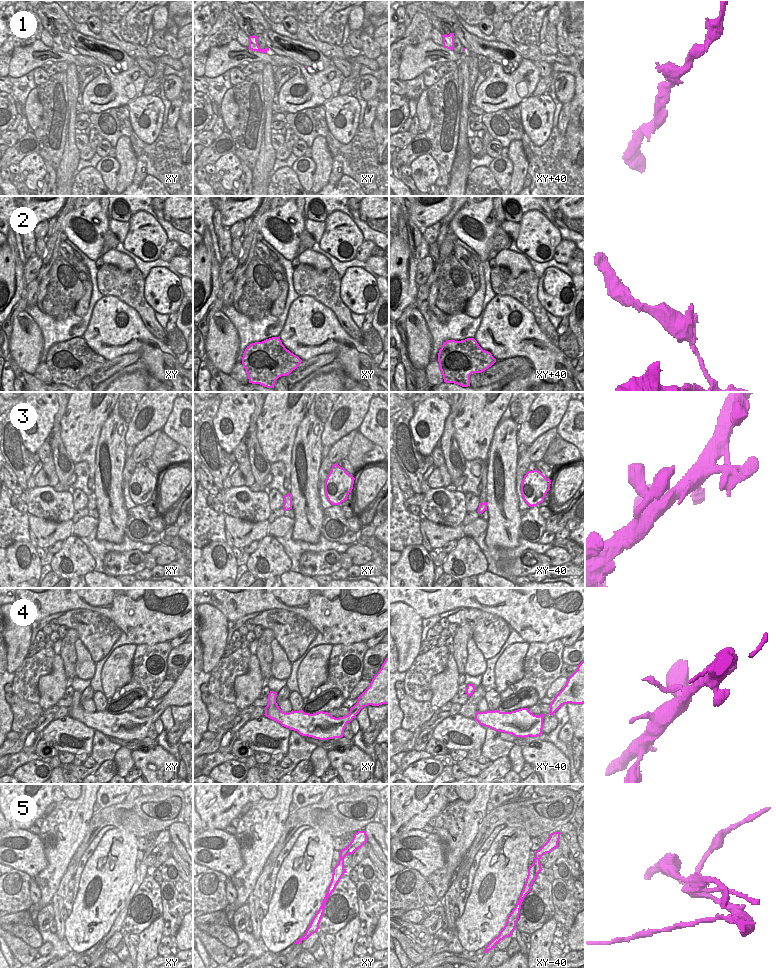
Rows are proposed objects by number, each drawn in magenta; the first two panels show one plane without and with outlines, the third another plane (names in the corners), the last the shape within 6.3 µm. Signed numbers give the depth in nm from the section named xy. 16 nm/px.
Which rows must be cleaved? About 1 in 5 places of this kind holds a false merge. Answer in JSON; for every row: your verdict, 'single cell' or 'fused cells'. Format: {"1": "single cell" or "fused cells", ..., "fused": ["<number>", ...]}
{"1": "single cell", "2": "fused cells", "3": "single cell", "4": "single cell", "5": "fused cells", "fused": ["2", "5"]}

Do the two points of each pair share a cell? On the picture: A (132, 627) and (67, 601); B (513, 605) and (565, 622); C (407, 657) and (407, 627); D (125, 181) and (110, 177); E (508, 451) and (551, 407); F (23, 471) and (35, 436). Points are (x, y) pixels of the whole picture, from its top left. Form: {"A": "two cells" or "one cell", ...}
{"A": "one cell", "B": "one cell", "C": "one cell", "D": "two cells", "E": "two cells", "F": "two cells"}

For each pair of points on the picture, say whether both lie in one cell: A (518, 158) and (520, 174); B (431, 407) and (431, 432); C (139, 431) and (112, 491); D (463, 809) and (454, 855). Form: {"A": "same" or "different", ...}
{"A": "same", "B": "same", "C": "different", "D": "same"}

